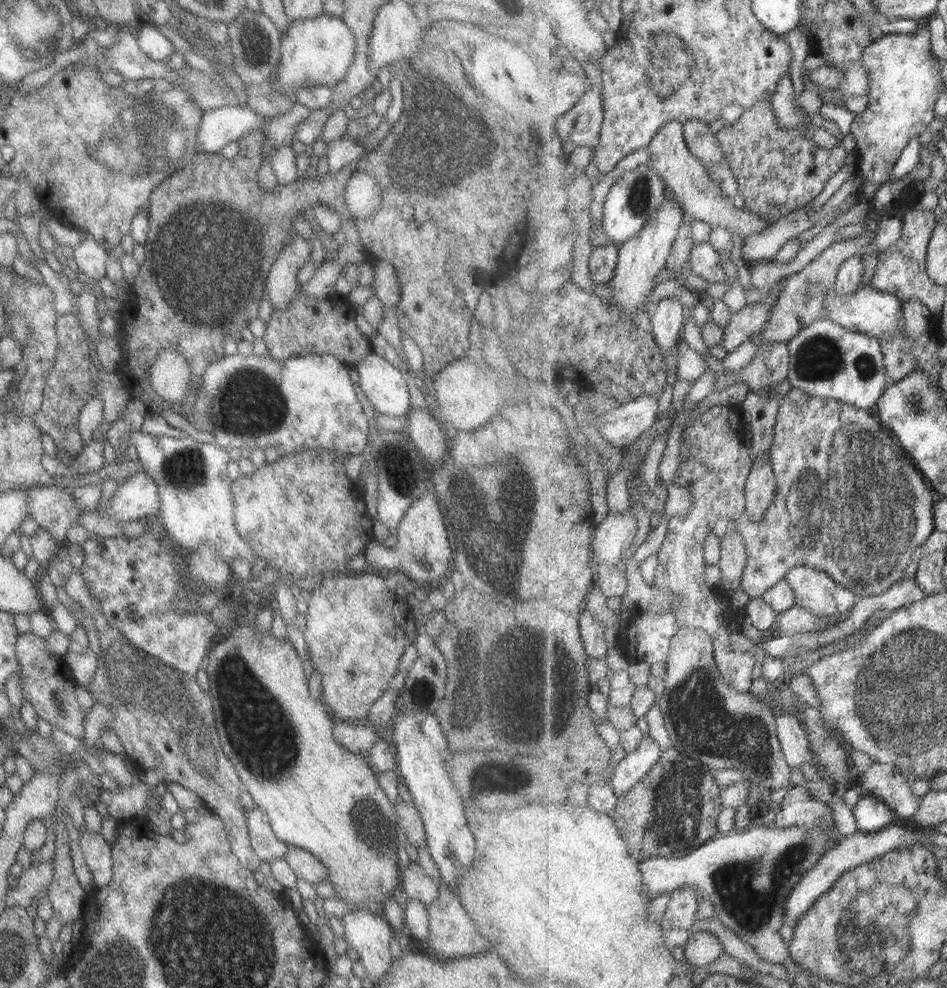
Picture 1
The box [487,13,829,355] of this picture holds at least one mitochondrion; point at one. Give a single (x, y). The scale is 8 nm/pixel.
(680, 54)

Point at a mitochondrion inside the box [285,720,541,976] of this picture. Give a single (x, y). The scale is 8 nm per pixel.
(365, 816)

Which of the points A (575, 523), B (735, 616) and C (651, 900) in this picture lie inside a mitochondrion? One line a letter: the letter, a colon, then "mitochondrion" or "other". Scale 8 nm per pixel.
A: other
B: other
C: other

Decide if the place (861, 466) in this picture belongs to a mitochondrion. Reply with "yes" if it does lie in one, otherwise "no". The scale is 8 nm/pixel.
yes

